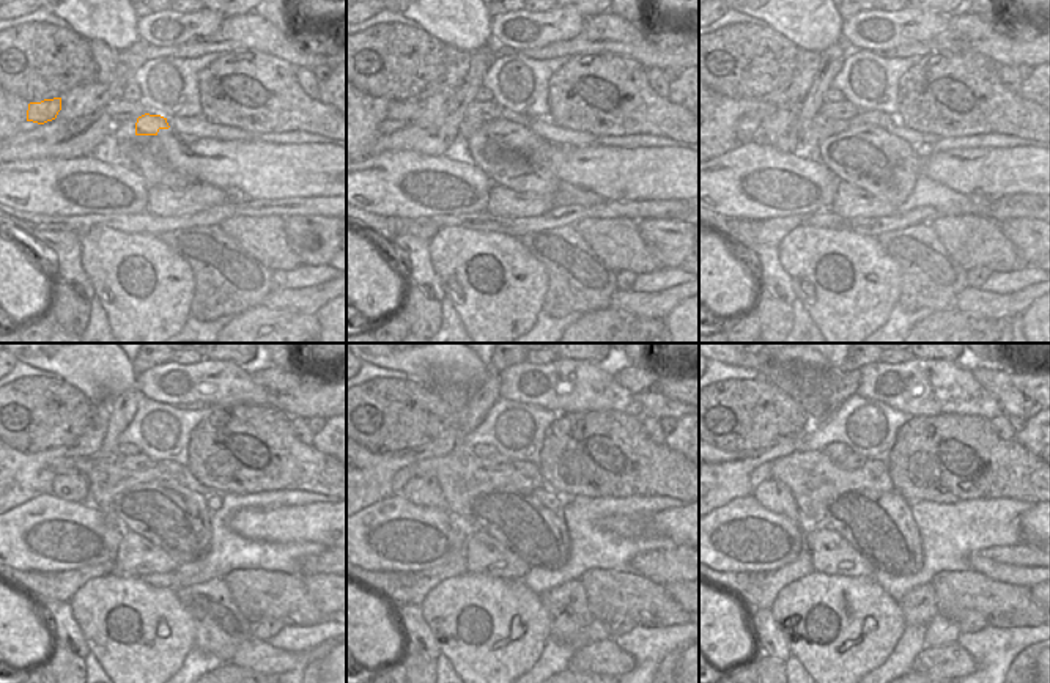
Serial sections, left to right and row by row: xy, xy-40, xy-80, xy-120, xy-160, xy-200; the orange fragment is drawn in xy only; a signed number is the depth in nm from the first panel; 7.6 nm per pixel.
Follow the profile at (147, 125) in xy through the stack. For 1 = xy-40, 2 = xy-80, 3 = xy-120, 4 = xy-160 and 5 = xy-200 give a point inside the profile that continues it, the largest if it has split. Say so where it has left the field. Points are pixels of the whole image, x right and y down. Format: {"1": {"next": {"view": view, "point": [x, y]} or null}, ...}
{"1": {"next": {"view": "xy-40", "point": [501, 126]}}, "2": {"next": {"view": "xy-80", "point": [819, 129]}}, "3": {"next": {"view": "xy-120", "point": [106, 479]}}, "4": {"next": {"view": "xy-160", "point": [458, 474]}}, "5": {"next": {"view": "xy-200", "point": [814, 480]}}}

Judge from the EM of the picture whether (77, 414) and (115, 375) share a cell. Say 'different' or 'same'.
different

